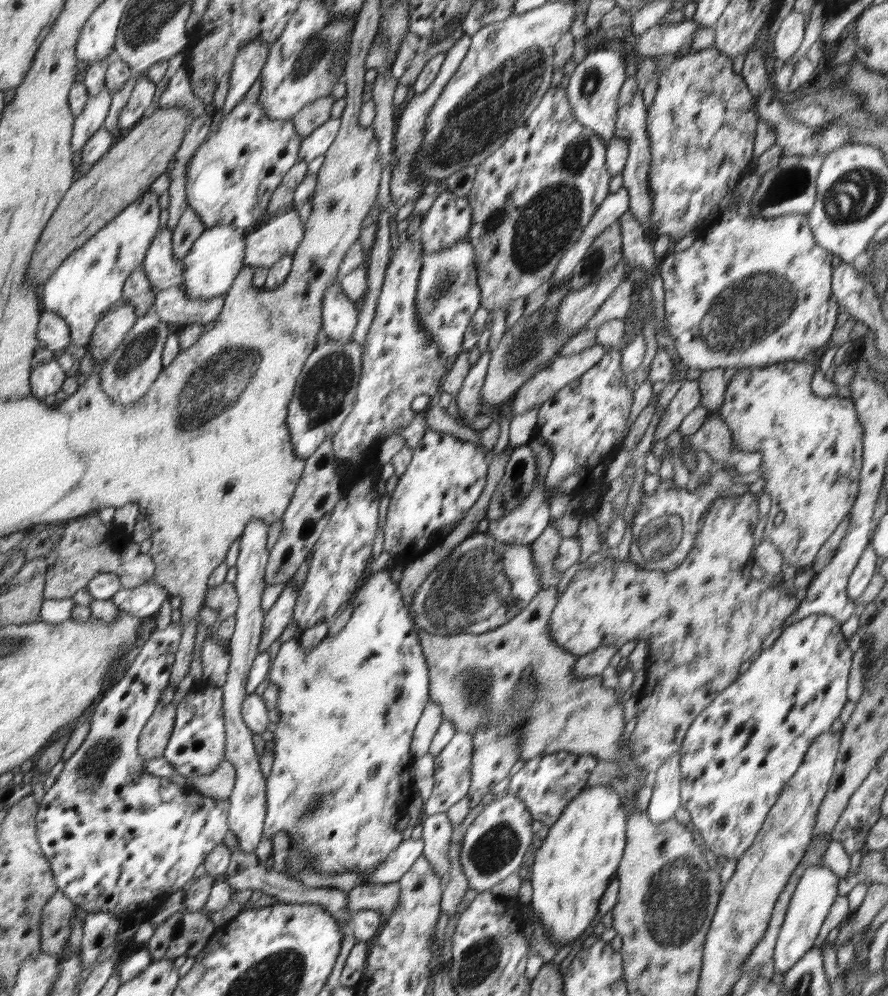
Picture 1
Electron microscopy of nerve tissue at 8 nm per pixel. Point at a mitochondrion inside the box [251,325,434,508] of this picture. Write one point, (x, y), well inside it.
(323, 393)

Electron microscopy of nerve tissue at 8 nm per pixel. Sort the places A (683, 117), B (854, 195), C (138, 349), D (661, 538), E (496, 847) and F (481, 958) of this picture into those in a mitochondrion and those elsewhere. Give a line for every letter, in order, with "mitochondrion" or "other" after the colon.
A: mitochondrion
B: mitochondrion
C: mitochondrion
D: mitochondrion
E: mitochondrion
F: mitochondrion

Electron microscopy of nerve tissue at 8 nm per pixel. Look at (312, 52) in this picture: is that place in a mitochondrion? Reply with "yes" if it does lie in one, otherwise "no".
yes

